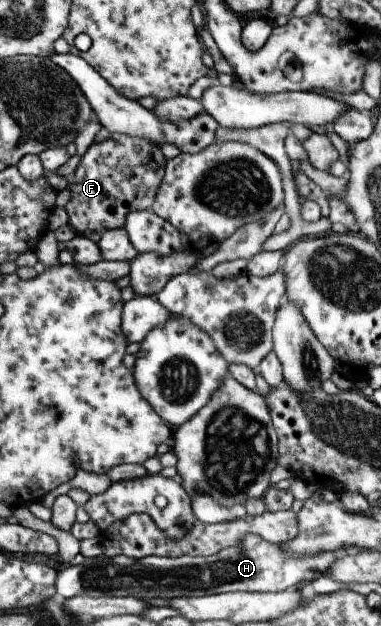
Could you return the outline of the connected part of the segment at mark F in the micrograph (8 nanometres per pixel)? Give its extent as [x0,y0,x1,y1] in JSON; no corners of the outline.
[64,133,166,235]

